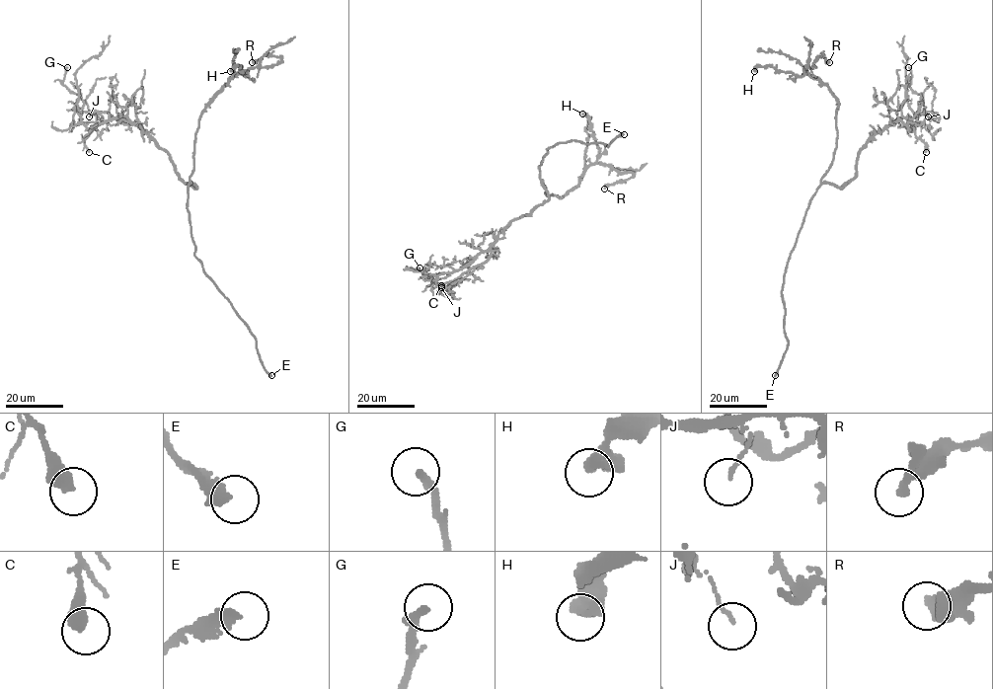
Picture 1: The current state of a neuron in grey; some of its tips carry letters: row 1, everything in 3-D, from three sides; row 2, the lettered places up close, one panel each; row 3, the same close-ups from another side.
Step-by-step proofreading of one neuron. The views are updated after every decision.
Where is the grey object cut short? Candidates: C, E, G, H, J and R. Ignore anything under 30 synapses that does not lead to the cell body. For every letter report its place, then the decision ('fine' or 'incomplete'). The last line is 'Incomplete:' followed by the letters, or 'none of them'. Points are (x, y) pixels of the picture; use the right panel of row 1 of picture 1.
C: at (926, 152); fine
E: at (775, 375); fine
G: at (908, 67); fine
H: at (754, 71); fine
J: at (928, 116); fine
R: at (829, 62); fine
Incomplete: none of them

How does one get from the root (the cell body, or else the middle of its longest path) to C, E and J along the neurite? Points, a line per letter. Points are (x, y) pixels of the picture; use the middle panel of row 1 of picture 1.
C: (534, 209), (514, 218), (472, 261), (440, 274), (436, 283), (441, 285)
E: (534, 209), (548, 199), (539, 168), (547, 148), (570, 140), (602, 143), (608, 146), (624, 134)
J: (534, 209), (529, 214), (514, 218), (498, 233), (485, 262), (441, 287)

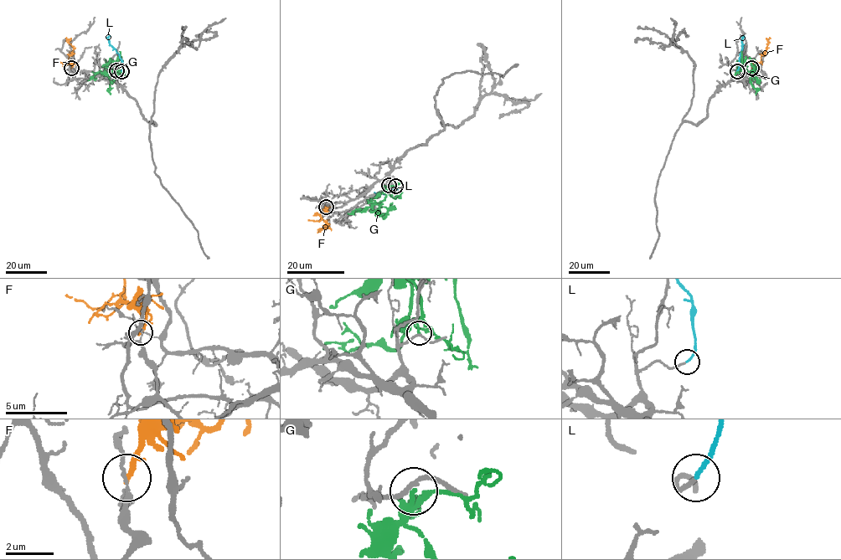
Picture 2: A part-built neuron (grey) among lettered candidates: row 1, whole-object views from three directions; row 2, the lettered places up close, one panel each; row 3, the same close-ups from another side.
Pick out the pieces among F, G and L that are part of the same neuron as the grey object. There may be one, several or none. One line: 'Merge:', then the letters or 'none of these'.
Merge: L

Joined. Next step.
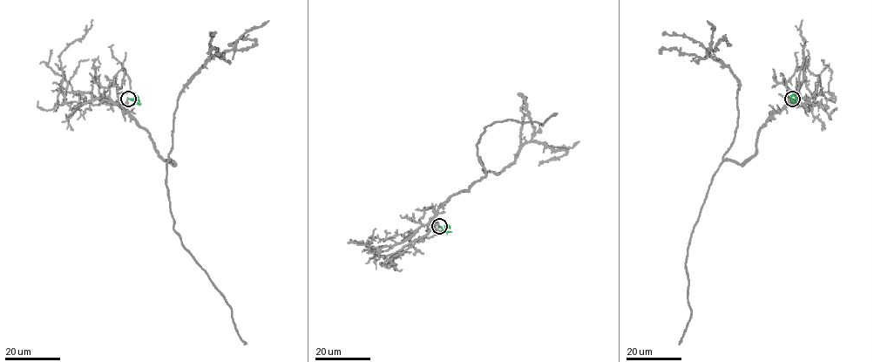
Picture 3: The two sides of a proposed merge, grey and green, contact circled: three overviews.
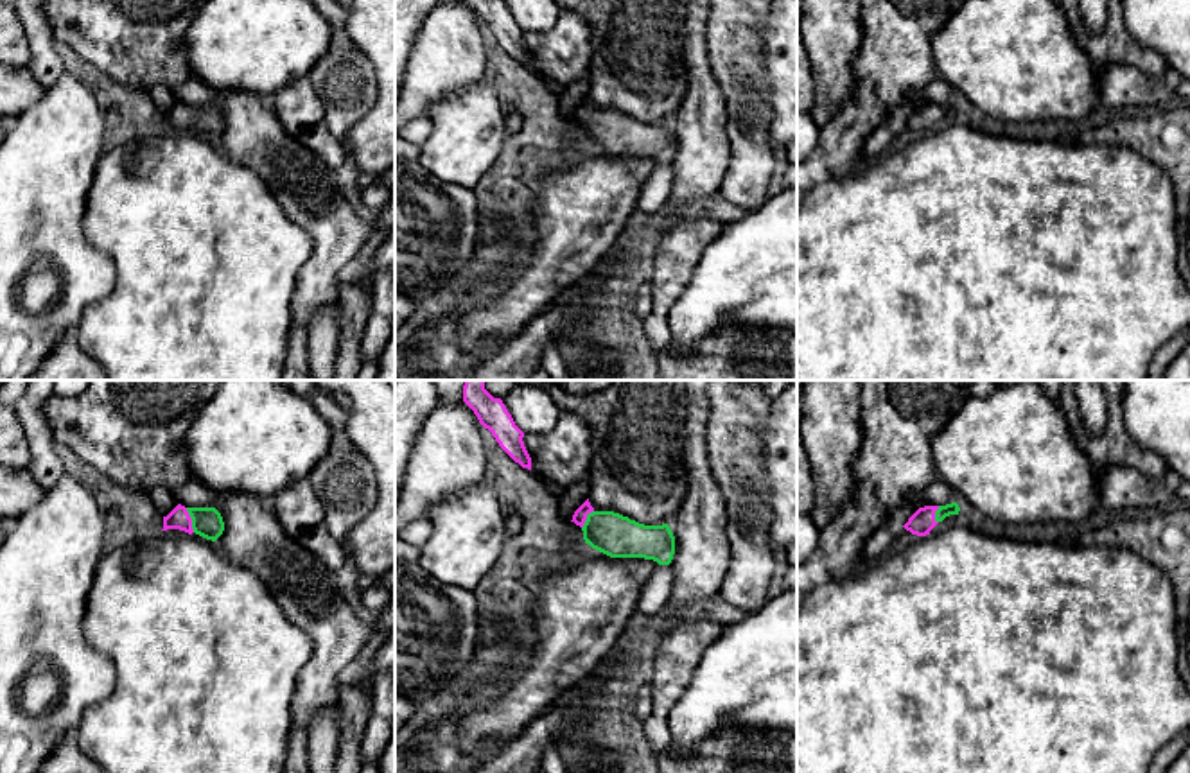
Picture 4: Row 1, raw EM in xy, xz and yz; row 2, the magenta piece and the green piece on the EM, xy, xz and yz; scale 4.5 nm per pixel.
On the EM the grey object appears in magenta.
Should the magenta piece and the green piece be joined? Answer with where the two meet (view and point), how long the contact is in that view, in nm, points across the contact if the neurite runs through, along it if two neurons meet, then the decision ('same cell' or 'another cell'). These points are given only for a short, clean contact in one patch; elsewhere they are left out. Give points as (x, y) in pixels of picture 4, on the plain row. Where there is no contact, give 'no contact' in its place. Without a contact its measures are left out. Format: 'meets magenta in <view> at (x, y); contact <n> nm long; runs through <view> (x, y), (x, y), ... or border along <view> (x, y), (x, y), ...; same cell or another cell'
meets magenta in xy at (191, 119); contact 120 nm long; runs through xy (178, 117), (191, 119), (207, 121); same cell

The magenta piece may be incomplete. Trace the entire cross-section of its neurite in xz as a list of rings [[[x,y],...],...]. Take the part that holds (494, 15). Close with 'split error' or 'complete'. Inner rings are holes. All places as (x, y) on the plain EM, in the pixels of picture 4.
[[[465,0],[479,22],[492,30],[499,45],[522,66],[531,68],[531,56],[524,45],[524,30],[515,23],[503,0]]] | complete

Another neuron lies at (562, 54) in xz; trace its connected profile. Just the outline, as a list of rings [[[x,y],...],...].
[[[560,9],[551,29],[524,32],[522,39],[531,70],[556,90],[589,77],[592,29],[582,14]]]

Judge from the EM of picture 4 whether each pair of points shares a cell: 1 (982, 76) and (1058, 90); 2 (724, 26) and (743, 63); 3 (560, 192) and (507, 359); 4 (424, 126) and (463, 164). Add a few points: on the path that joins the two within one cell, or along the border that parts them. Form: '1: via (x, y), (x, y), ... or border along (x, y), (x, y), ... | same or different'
1: via (1000, 76), (1040, 76) | same
2: via (733, 34), (736, 54) | same
3: border along (542, 312), (499, 350) | different
4: border along (429, 119), (431, 131), (420, 146) | different

